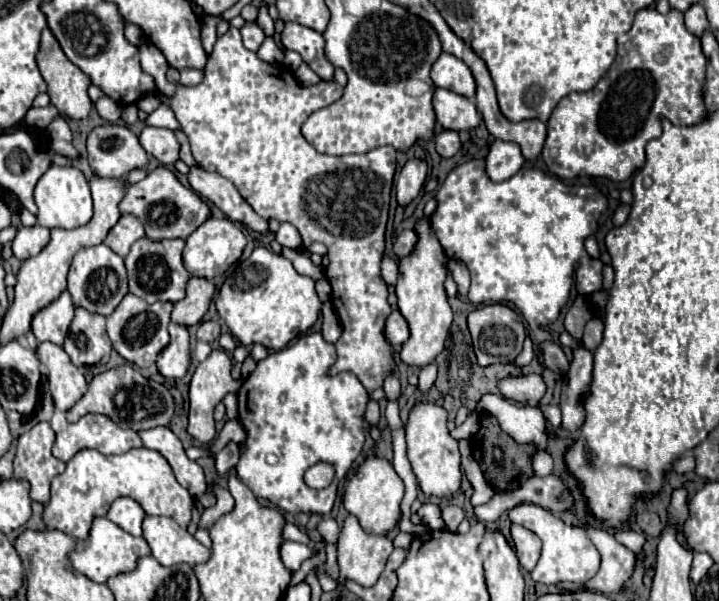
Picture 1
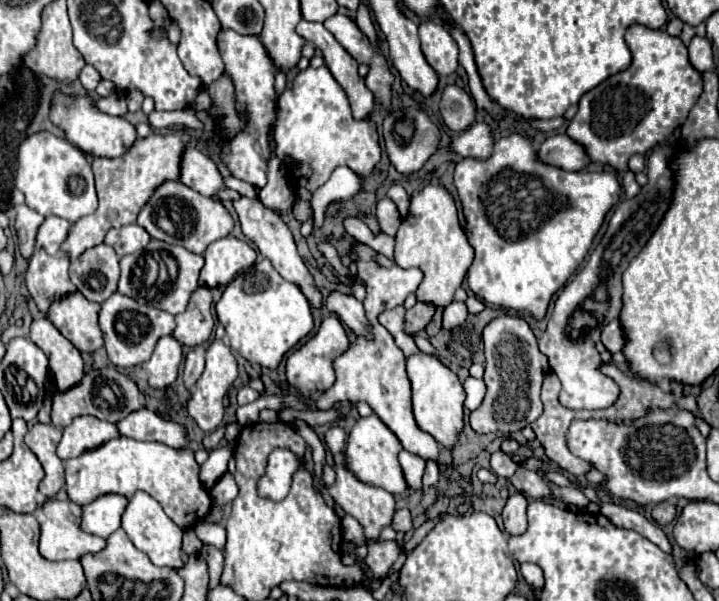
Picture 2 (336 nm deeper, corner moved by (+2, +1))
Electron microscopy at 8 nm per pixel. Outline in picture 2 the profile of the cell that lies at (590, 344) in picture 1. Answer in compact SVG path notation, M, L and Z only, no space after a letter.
M613 320L603 328L601 342L605 344L609 352L619 352L625 346L625 334L623 334L623 326L619 320Z

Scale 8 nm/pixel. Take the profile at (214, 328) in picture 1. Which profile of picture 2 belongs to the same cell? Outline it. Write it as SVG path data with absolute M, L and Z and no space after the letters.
M191 350L185 358L185 366L183 366L183 382L185 388L193 388L195 382L199 380L201 372L203 372L203 352L201 350Z

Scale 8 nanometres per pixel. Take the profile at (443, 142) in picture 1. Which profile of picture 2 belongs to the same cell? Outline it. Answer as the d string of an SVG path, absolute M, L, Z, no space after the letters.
M455 84L443 90L439 110L441 110L445 124L455 132L469 128L475 120L475 102L463 88Z

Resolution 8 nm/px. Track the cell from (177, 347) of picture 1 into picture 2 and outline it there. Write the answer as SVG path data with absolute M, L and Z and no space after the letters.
M163 336L151 358L143 364L143 368L149 374L149 386L151 388L165 388L169 384L175 382L177 372L179 372L179 364L181 364L181 344L173 338L173 336Z

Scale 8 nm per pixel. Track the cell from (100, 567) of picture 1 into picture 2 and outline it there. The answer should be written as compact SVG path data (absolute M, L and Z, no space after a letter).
M49 498L43 508L43 518L41 518L41 538L39 538L39 552L47 560L79 560L85 552L99 552L105 548L105 540L93 534L87 534L79 528L81 522L81 506L71 502L71 500L57 500Z

